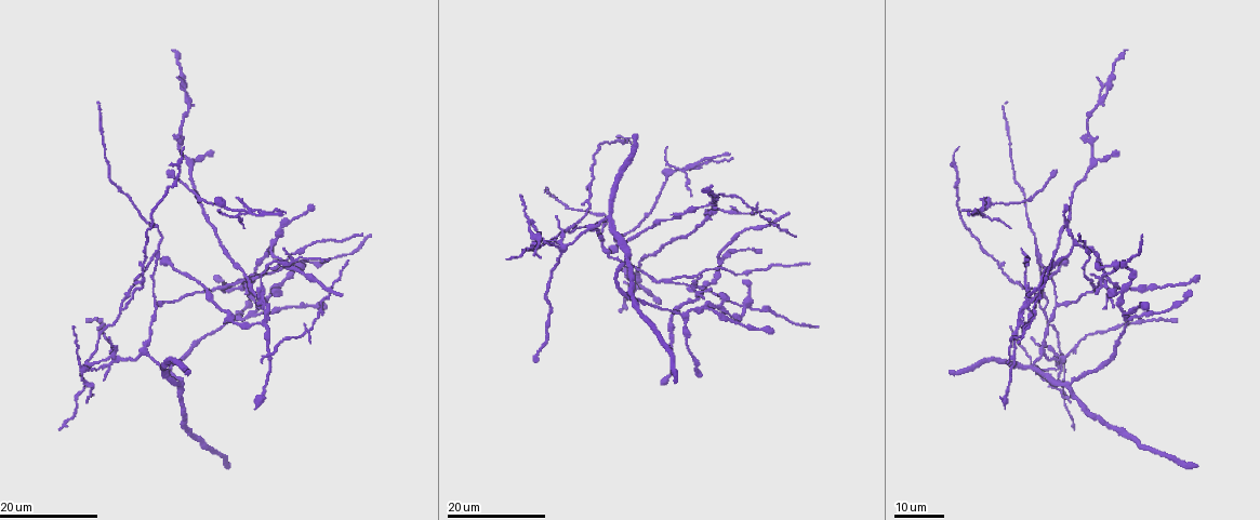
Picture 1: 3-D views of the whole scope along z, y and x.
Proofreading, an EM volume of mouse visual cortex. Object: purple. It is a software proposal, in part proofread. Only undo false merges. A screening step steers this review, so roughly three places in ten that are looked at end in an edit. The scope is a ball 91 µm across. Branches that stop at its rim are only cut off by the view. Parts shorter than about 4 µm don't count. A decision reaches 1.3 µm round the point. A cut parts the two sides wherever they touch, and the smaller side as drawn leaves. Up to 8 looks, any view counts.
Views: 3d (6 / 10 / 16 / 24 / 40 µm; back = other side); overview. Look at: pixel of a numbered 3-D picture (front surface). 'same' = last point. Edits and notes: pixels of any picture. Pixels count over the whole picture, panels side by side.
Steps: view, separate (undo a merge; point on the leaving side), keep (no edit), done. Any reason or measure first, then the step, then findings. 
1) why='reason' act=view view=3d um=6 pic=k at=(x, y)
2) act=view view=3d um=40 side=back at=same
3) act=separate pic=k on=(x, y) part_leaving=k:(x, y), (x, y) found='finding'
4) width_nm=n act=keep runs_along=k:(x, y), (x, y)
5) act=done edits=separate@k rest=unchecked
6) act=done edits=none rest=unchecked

why='thin arm on a thick one' act=view view=3d um=24 pic=1 at=(689, 285)

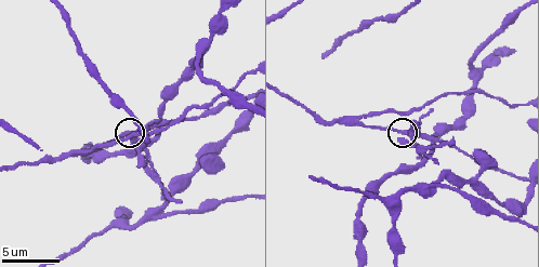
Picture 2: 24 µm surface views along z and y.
act=view view=3d um=6 pic=2 at=(404, 131)

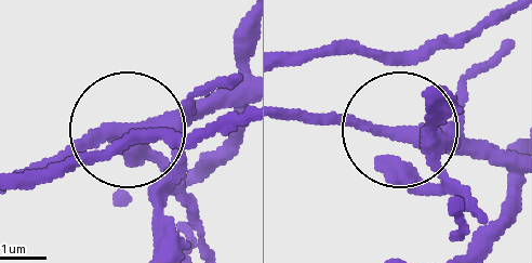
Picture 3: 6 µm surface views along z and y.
width_nm=360 act=separate pic=3 on=(403, 181) found='a second cell is stuck on'

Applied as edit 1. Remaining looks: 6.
why='two arms in line, one across' act=view view=3d um=16 pic=1 at=(1036, 251)

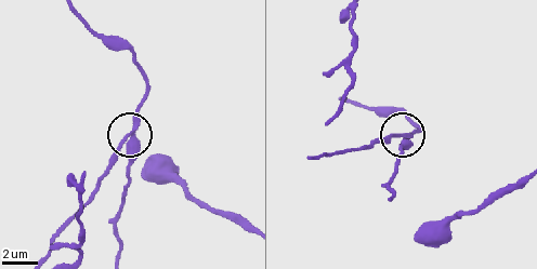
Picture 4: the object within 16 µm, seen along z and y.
why='zoom in' act=view view=3d um=6 pic=4 at=(122, 141)

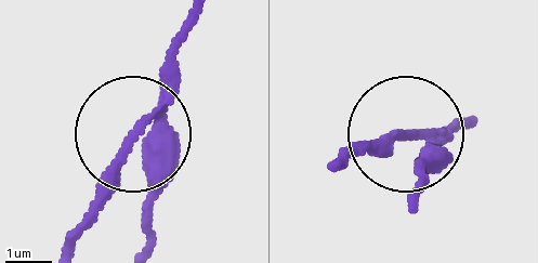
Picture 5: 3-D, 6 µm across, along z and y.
arms=3 act=separate pic=5 on=(114, 168) part_leaving=5:(159, 116), (74, 252) found='two cells meet here'

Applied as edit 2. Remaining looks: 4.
act=view view=overview

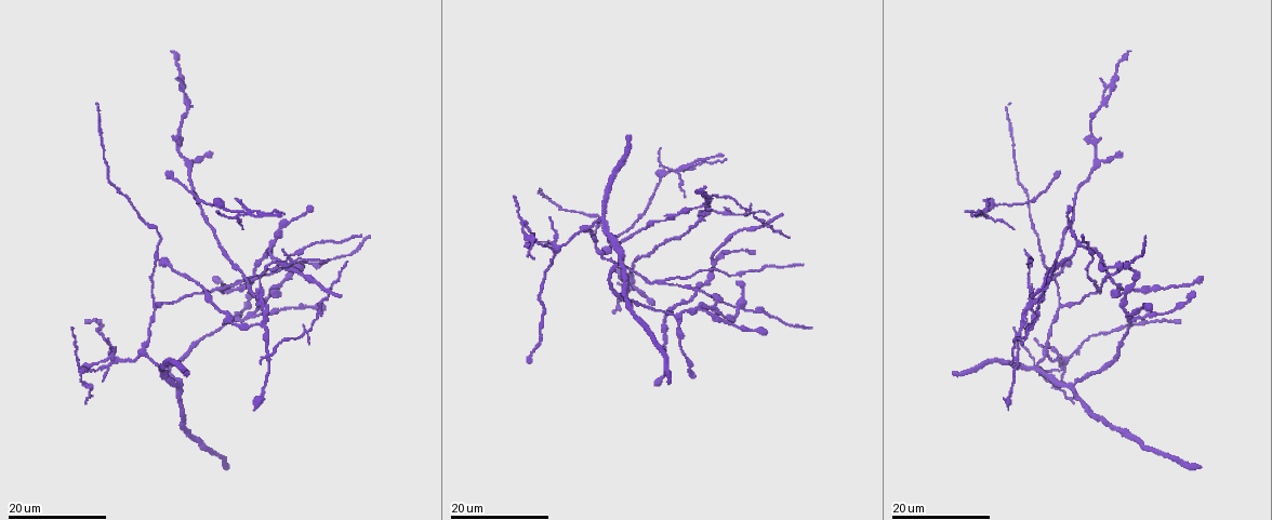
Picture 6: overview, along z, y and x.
act=view view=3d um=16 pic=6 at=(1075, 193)

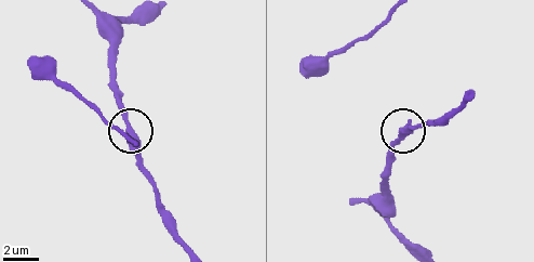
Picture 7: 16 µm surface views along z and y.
why='zoom in' act=view view=3d um=6 pic=7 at=(131, 133)

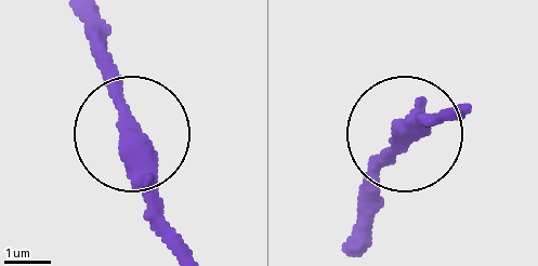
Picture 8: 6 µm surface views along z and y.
act=view view=3d um=6 side=back pic=8 at=(130, 138)

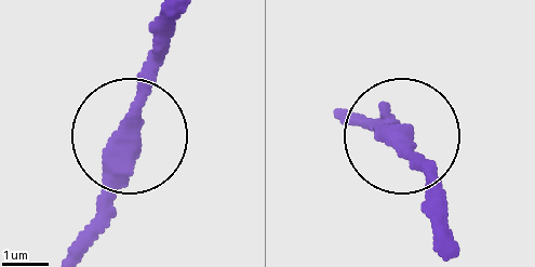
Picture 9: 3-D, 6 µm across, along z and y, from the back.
width_nm=380 act=keep found='all the same cell'

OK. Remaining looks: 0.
act=done edits=separate@3,separate@5 rest=unchecked

